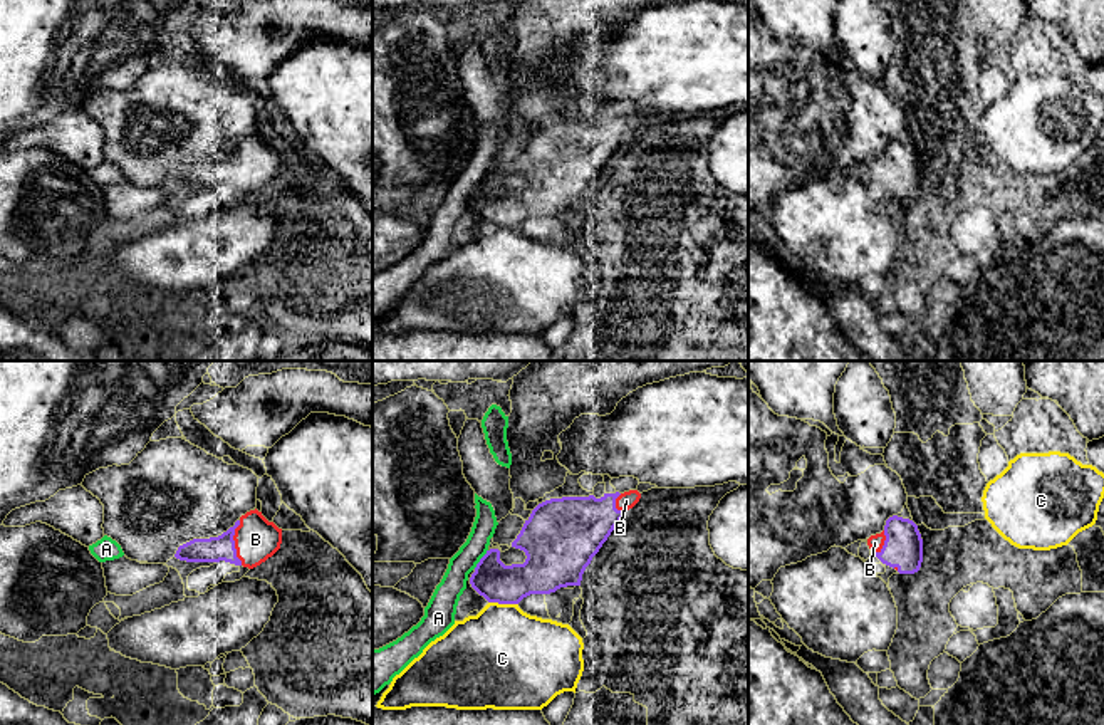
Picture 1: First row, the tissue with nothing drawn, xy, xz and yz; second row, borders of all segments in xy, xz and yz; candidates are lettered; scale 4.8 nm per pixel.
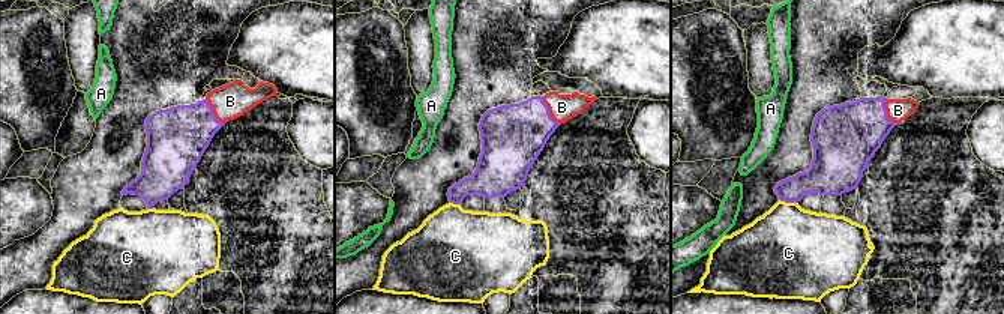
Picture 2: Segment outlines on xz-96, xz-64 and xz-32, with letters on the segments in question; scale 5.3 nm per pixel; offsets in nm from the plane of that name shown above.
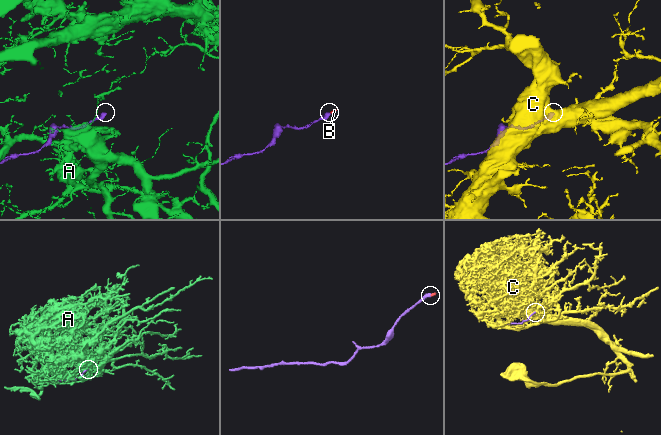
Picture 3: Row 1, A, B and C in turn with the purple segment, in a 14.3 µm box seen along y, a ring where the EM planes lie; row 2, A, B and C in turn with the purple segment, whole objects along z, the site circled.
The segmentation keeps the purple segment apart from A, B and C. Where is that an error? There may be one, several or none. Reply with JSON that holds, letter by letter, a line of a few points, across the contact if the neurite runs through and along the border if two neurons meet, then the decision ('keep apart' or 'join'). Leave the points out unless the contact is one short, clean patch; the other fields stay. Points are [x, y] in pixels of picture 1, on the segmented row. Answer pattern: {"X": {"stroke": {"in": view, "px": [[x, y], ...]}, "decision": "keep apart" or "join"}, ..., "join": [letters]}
{"A": {"stroke": {"in": "xz", "px": [[487, 549], [473, 568]]}, "decision": "keep apart"}, "B": {"decision": "join"}, "C": {"decision": "keep apart"}, "join": ["B"]}

